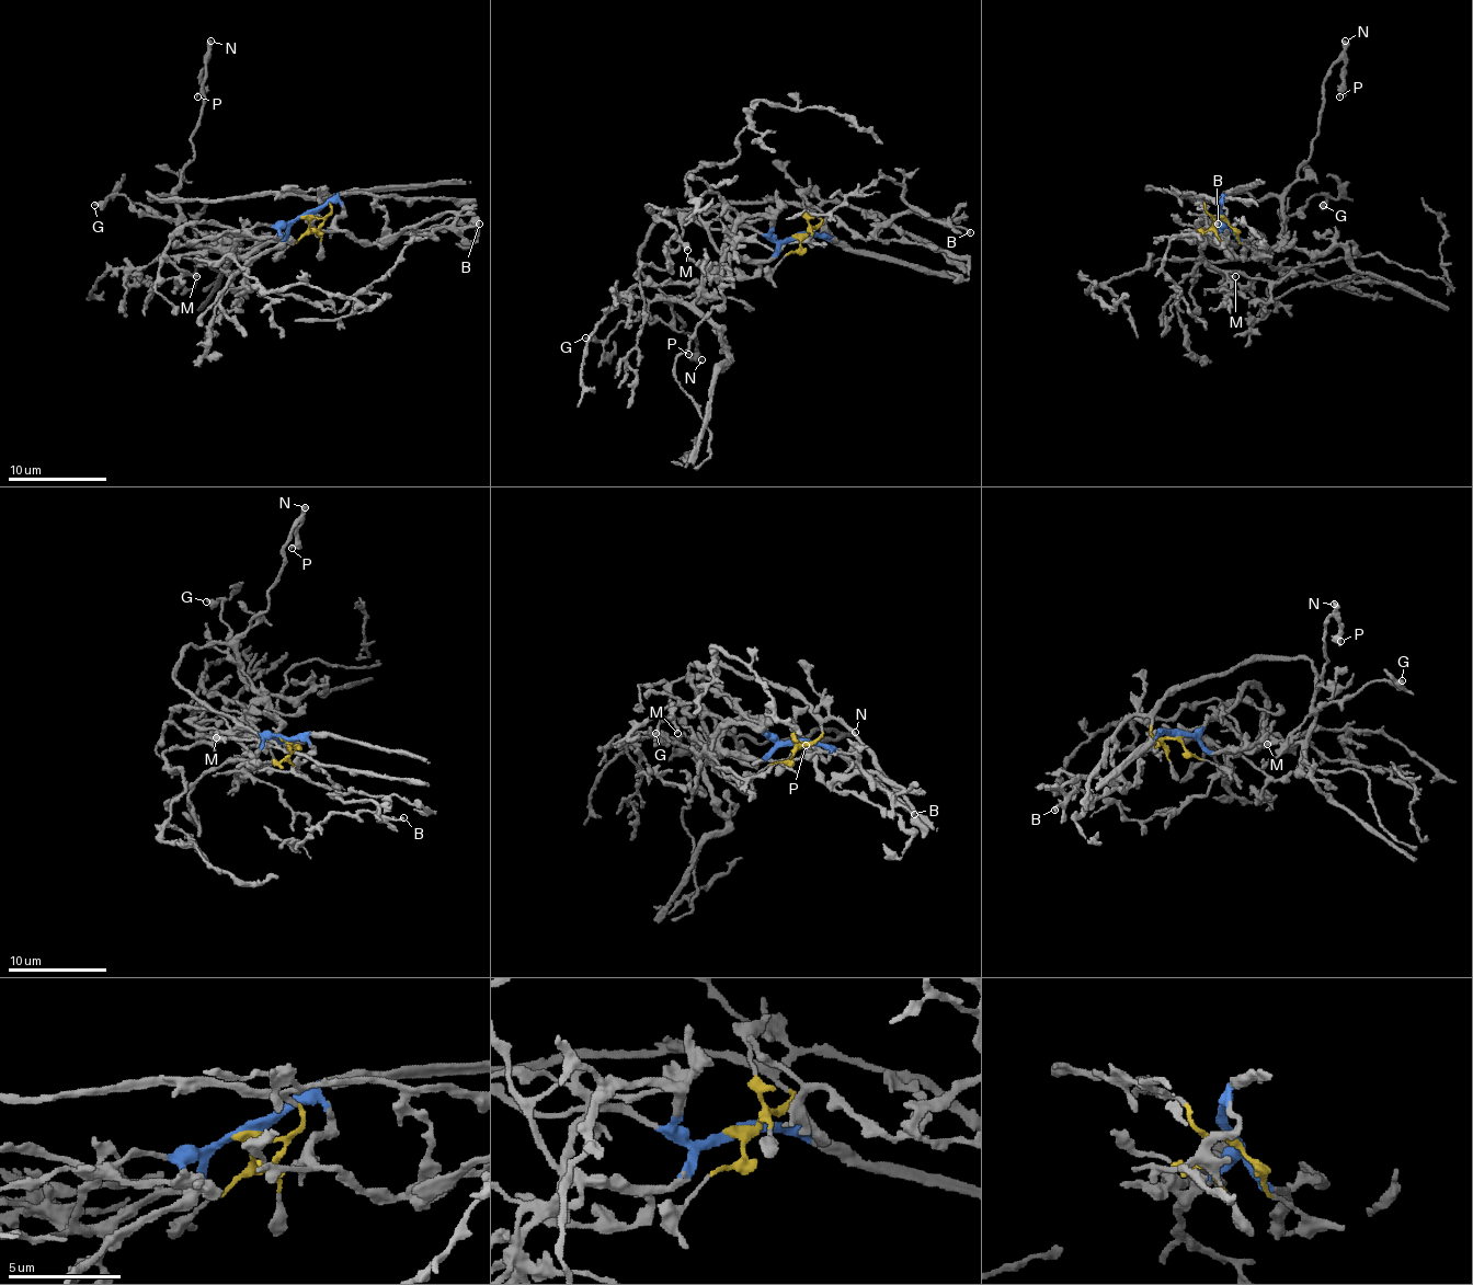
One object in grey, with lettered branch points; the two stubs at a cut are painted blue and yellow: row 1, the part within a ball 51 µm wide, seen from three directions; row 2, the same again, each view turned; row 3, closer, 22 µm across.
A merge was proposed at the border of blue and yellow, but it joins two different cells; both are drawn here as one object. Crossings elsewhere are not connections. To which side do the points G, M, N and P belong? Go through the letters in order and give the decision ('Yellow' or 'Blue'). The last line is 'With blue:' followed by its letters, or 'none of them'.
G: Yellow
M: Blue
N: Yellow
P: Yellow
With blue: M

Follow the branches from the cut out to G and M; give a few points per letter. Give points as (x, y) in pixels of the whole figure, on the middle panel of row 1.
G: (797, 236), (821, 220), (791, 204), (669, 210), (638, 265), (669, 299), (653, 299), (604, 339), (584, 336)
M: (797, 236), (779, 240), (750, 228), (698, 226), (675, 214), (655, 216), (675, 230), (675, 238), (688, 250)

